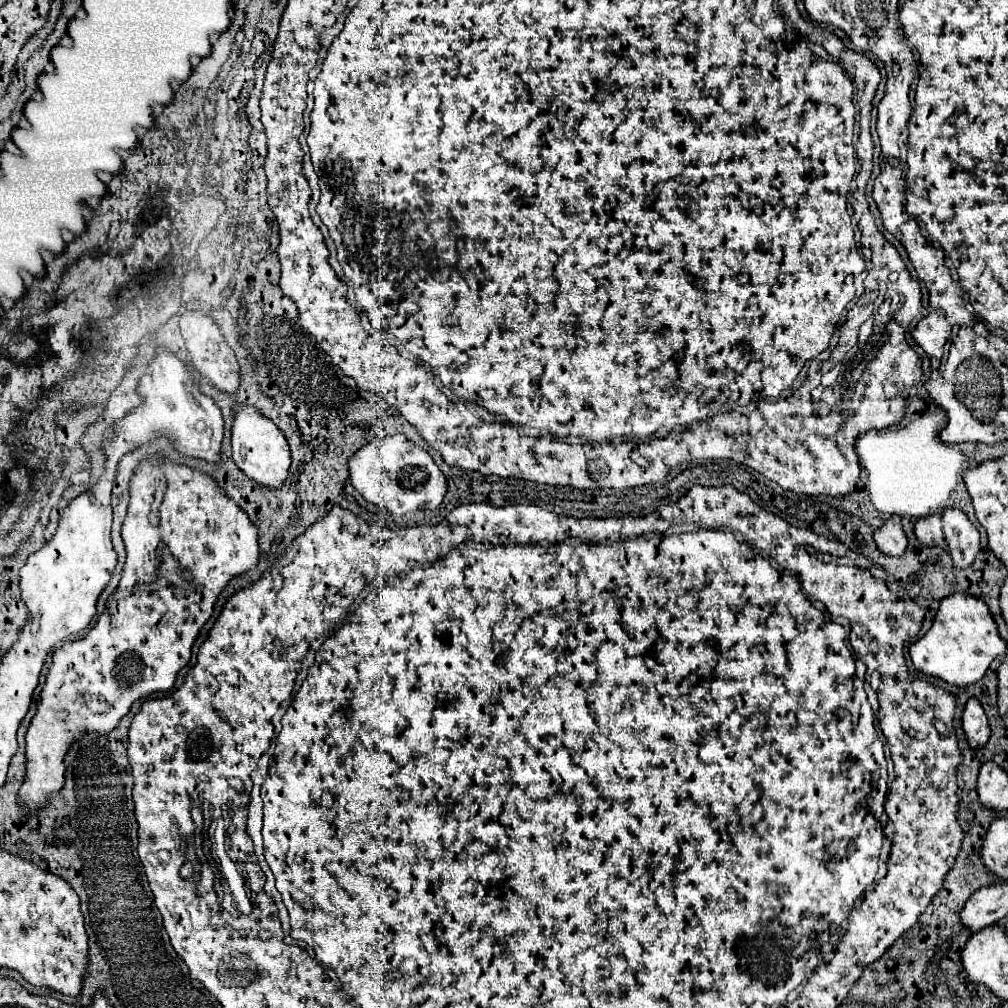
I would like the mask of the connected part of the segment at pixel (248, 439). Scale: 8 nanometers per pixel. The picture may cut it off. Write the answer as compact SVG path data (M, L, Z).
M234 402L232 412L234 412L232 450L234 450L234 462L238 464L238 468L250 480L254 480L266 488L282 486L288 476L288 468L290 468L290 448L288 448L288 442L286 442L286 436L282 434L282 430L278 430L278 426L254 406Z

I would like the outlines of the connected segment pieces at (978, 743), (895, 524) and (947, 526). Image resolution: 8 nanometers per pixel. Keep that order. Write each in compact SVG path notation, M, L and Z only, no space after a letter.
M970 698L966 708L964 708L962 728L964 728L966 740L968 740L968 744L972 748L982 748L988 742L988 738L990 738L988 718L986 718L984 708L980 706L980 702L976 698Z
M898 516L888 518L876 532L874 542L878 550L886 556L902 556L908 546L908 536L902 530L902 520Z
M944 510L942 524L948 544L980 544L978 528L968 520L968 516L962 510Z

